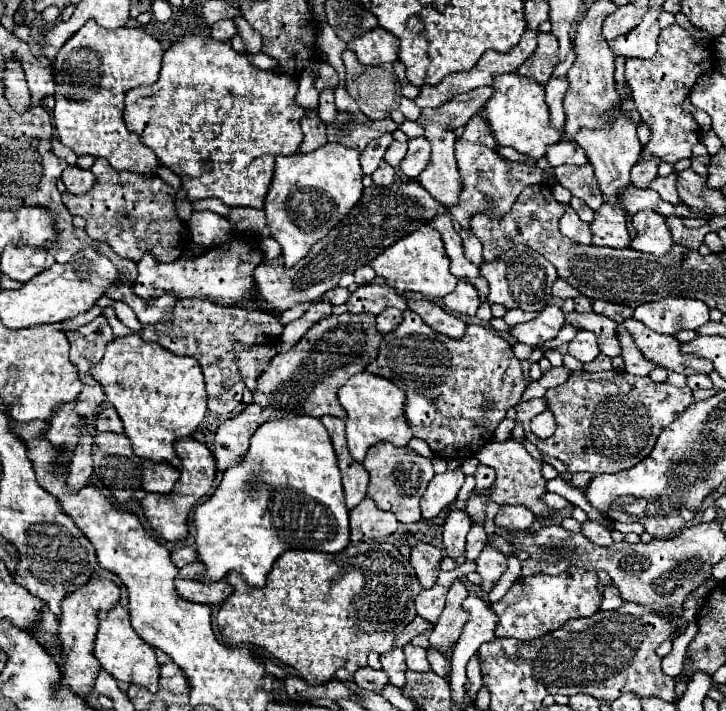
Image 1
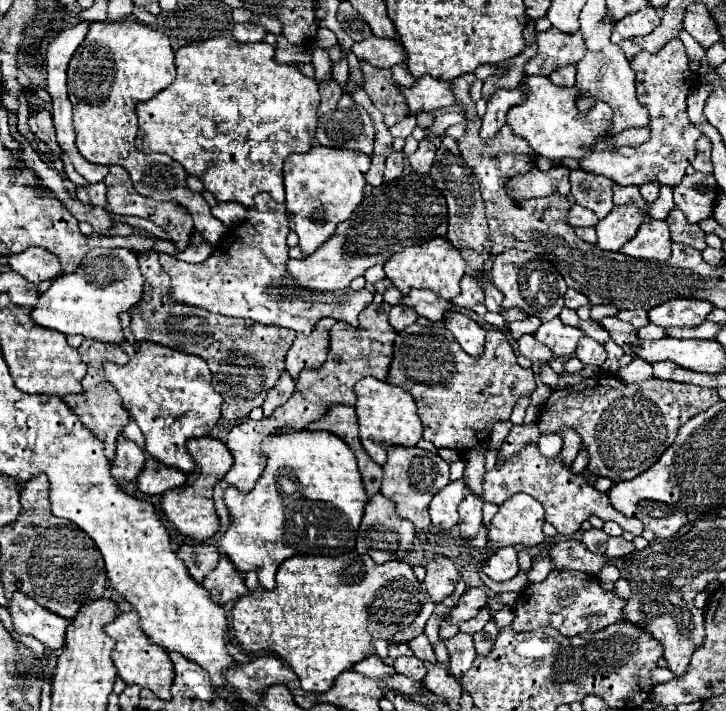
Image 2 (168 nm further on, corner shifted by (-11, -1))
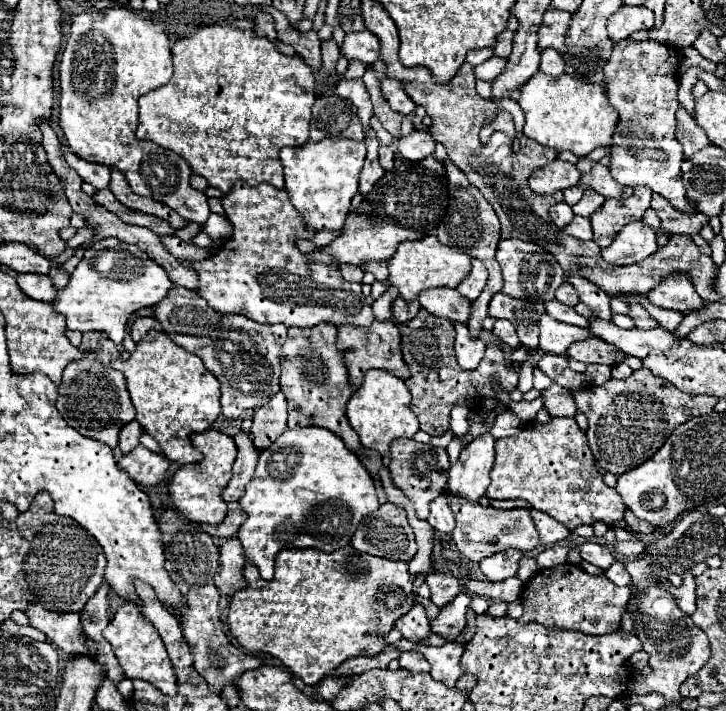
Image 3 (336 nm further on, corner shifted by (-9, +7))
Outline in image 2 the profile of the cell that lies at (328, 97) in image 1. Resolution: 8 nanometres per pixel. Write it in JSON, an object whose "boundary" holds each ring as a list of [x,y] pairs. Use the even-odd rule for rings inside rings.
{"boundary":[[[342,50],[342,60],[338,64],[332,66],[332,76],[336,78],[338,84],[346,84],[348,80],[348,58],[346,58],[346,50]]]}

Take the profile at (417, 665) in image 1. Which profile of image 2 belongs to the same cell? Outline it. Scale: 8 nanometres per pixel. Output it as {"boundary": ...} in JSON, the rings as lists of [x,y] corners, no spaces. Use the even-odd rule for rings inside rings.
{"boundary":[[[420,634],[420,636],[412,638],[412,640],[408,642],[408,646],[412,648],[412,652],[414,652],[416,658],[420,658],[420,660],[424,660],[424,662],[434,662],[434,660],[436,660],[434,648],[432,648],[430,640],[426,638],[426,634]]]}

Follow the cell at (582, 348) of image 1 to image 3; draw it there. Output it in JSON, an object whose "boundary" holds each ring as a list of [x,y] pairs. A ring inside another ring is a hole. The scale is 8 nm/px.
{"boundary":[[[588,338],[588,340],[578,340],[570,346],[568,356],[572,356],[574,360],[586,362],[586,364],[608,364],[614,366],[618,362],[622,362],[622,354],[614,350],[614,346],[606,344],[604,340],[598,338]]]}

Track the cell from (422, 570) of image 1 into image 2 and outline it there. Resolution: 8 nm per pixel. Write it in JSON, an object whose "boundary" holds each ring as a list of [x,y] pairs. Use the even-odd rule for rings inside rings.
{"boundary":[[[438,556],[426,566],[424,590],[430,594],[434,602],[442,602],[456,590],[458,580],[460,580],[460,574],[456,566],[448,558]]]}

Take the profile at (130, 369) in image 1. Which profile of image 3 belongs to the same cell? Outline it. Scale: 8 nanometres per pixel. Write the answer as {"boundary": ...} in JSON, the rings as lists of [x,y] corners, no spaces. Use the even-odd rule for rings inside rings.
{"boundary":[[[150,330],[126,362],[116,360],[112,366],[122,370],[136,408],[136,420],[160,444],[162,454],[180,464],[202,460],[202,454],[190,444],[190,434],[208,430],[220,414],[218,380],[204,368],[202,360],[178,348],[164,332]]]}

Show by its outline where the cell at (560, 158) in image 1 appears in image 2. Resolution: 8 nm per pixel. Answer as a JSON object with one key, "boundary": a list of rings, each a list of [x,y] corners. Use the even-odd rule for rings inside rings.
{"boundary":[[[670,40],[660,52],[648,54],[640,52],[630,60],[632,70],[636,72],[636,96],[640,104],[648,108],[650,118],[650,138],[640,146],[622,146],[614,148],[606,140],[596,142],[594,150],[582,158],[582,168],[592,174],[610,178],[618,186],[640,186],[644,182],[658,182],[660,186],[674,188],[686,174],[686,168],[696,156],[696,140],[702,136],[696,126],[692,126],[686,114],[686,96],[690,92],[692,80],[698,80],[688,68],[688,56],[680,40]]]}

